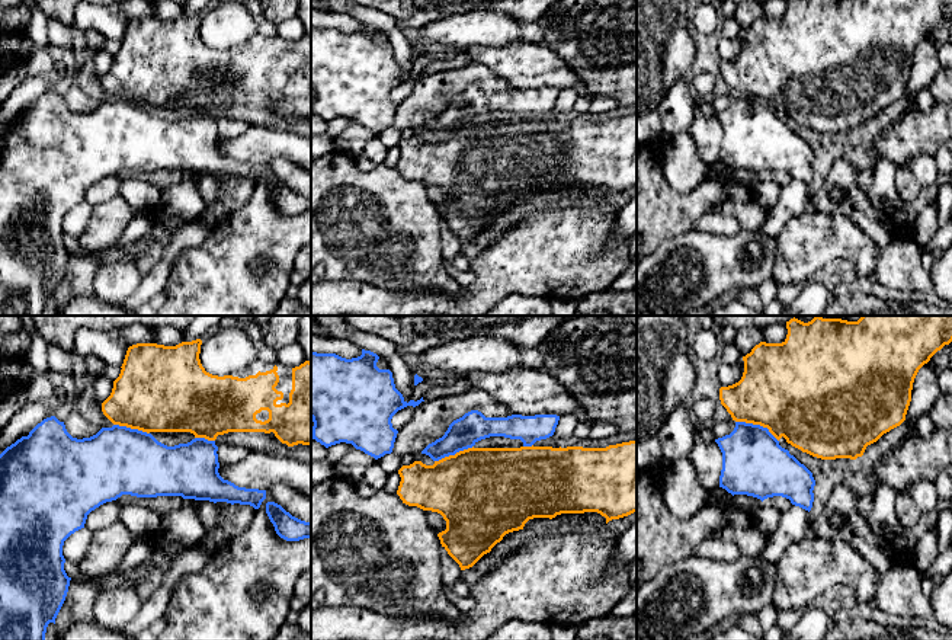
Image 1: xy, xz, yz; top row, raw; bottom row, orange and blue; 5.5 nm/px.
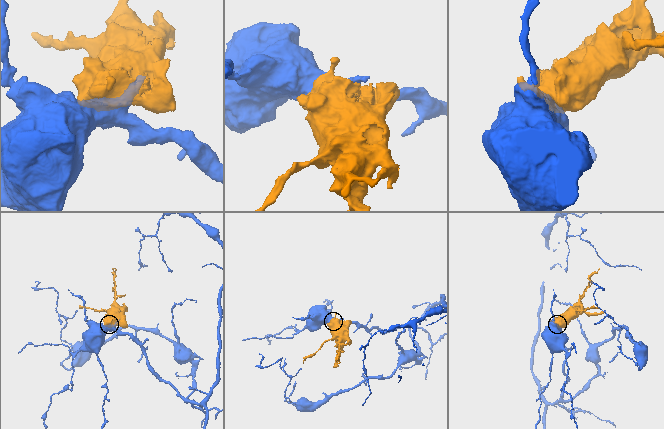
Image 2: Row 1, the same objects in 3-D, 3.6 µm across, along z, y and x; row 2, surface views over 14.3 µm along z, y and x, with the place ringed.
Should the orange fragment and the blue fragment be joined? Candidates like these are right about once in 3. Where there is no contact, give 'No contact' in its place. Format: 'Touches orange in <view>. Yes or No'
Touches orange in yz. No

